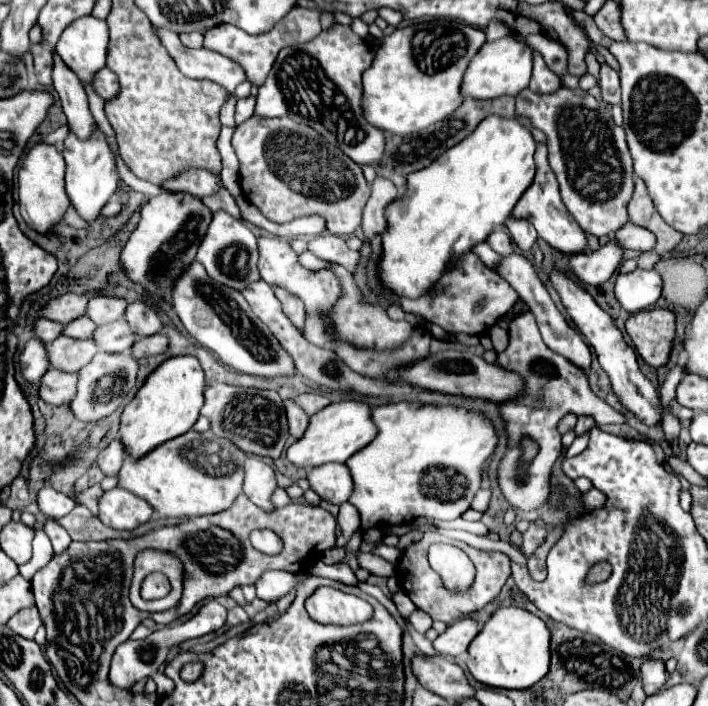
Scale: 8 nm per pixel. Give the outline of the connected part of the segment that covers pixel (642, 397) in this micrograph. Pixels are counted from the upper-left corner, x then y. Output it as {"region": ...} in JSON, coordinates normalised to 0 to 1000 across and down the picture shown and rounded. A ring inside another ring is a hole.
{"region":[[[782,382],[777,388],[777,397],[782,402],[782,408],[788,411],[805,450],[811,453],[811,459],[819,465],[819,470],[825,473],[825,479],[831,482],[831,487],[836,487],[836,493],[842,496],[845,513],[847,518],[856,524],[856,530],[862,533],[864,550],[873,558],[873,564],[881,569],[881,575],[895,584],[895,589],[901,589],[912,603],[927,603],[935,595],[935,572],[929,564],[929,555],[924,550],[924,544],[904,527],[901,521],[901,510],[898,510],[898,499],[881,484],[879,470],[867,462],[862,445],[856,445],[842,428],[839,422],[814,399],[805,397],[802,391],[797,391],[794,385]]]}

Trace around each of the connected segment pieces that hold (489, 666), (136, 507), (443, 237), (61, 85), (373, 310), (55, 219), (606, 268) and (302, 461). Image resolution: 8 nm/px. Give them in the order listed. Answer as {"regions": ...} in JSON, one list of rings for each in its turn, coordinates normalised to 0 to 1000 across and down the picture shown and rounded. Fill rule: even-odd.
{"regions":[[[[703,861],[661,915],[661,952],[684,972],[740,977],[771,958],[777,946],[777,892],[737,861]]],[[[164,688],[155,697],[147,697],[141,705],[141,725],[138,734],[158,748],[167,751],[189,751],[198,742],[209,739],[215,731],[215,717],[195,705],[192,700],[181,697],[178,691]]],[[[695,161],[684,167],[675,181],[664,193],[658,193],[658,198],[647,201],[641,210],[636,210],[636,215],[619,221],[619,227],[613,227],[607,238],[576,249],[573,275],[545,297],[548,326],[540,331],[542,357],[537,368],[540,402],[556,411],[562,419],[590,422],[602,416],[616,402],[619,391],[641,374],[644,363],[664,357],[669,346],[689,337],[698,320],[718,312],[726,289],[754,255],[754,215],[757,201],[743,178],[737,178],[729,167]]],[[[82,79],[76,82],[76,125],[85,136],[85,144],[90,147],[88,156],[96,167],[96,178],[99,187],[107,190],[113,198],[124,198],[133,190],[133,167],[124,156],[124,142],[121,142],[121,130],[116,130],[116,119],[110,119],[110,110],[105,110],[105,105],[99,102],[99,96],[93,96]]],[[[469,374],[469,382],[480,388],[483,408],[486,408],[483,425],[477,425],[477,436],[472,436],[472,442],[469,442],[472,465],[475,465],[475,470],[477,470],[477,476],[483,482],[497,484],[503,490],[514,490],[514,493],[537,493],[537,496],[542,496],[542,493],[559,493],[562,487],[568,487],[571,482],[579,479],[582,462],[576,456],[551,453],[548,445],[537,433],[528,433],[525,428],[517,428],[517,422],[506,411],[506,402],[503,402],[500,391],[494,385],[489,385],[489,380],[483,380],[477,374]]],[[[56,201],[42,210],[37,218],[31,238],[25,241],[25,258],[28,258],[28,300],[31,309],[42,323],[51,329],[68,329],[76,317],[82,317],[90,306],[90,300],[99,295],[99,283],[93,283],[90,272],[90,224],[79,212],[79,207]]],[[[862,337],[862,343],[847,348],[842,357],[805,363],[802,374],[819,402],[825,399],[825,405],[847,405],[867,388],[879,360],[881,354],[867,346],[867,337]]],[[[483,567],[469,569],[444,589],[438,589],[438,603],[432,615],[418,623],[407,635],[407,652],[427,663],[444,663],[455,660],[460,654],[489,654],[497,643],[511,637],[517,629],[523,629],[534,615],[534,606],[525,598],[523,575],[511,567]]]]}

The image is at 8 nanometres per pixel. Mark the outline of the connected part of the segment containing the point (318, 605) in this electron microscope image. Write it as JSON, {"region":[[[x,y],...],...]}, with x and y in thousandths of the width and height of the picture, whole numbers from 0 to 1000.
{"region":[[[449,833],[432,850],[432,864],[444,880],[453,884],[506,884],[525,873],[520,853],[472,833]]]}

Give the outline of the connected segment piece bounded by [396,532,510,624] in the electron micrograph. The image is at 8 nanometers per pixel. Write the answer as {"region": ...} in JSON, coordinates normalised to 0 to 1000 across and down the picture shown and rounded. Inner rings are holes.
{"region":[[[599,756],[599,762],[582,773],[576,773],[559,802],[559,810],[565,816],[565,830],[571,833],[571,839],[579,844],[579,850],[588,856],[588,861],[599,864],[610,878],[621,878],[621,881],[630,881],[630,884],[638,884],[641,878],[653,875],[653,873],[661,873],[667,867],[675,867],[681,864],[689,853],[695,853],[712,824],[718,822],[720,816],[720,790],[715,785],[706,785],[706,782],[684,782],[684,779],[672,779],[672,776],[664,776],[661,771],[655,768],[647,768],[647,765],[633,765],[627,759],[619,759],[619,756]],[[616,768],[630,768],[630,771],[638,771],[638,773],[647,773],[653,776],[653,782],[661,785],[661,790],[667,793],[672,806],[672,816],[667,830],[657,839],[644,840],[633,833],[627,833],[627,827],[619,827],[619,813],[607,805],[605,793],[602,793],[602,782],[607,776],[607,771],[616,771]]]}

